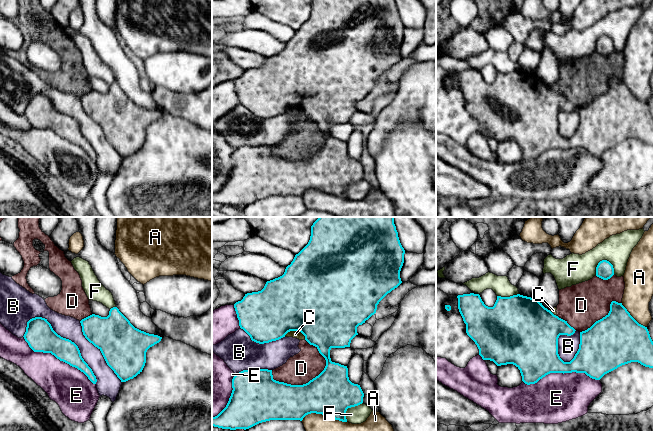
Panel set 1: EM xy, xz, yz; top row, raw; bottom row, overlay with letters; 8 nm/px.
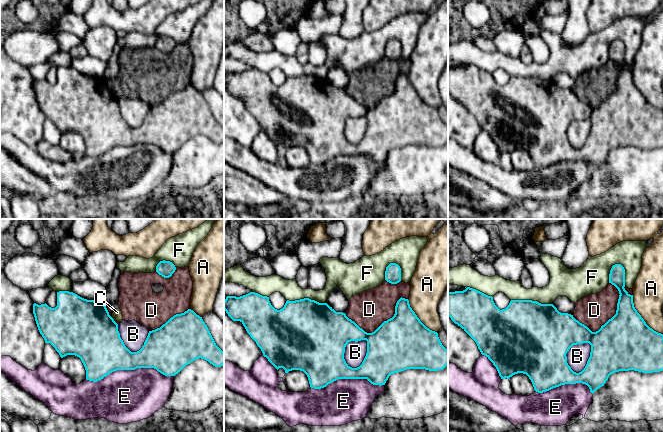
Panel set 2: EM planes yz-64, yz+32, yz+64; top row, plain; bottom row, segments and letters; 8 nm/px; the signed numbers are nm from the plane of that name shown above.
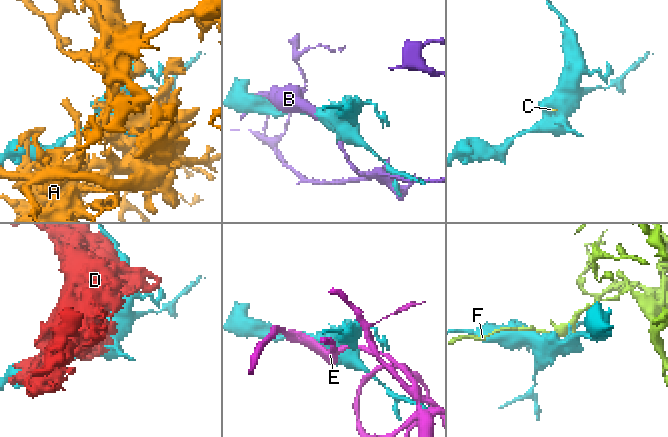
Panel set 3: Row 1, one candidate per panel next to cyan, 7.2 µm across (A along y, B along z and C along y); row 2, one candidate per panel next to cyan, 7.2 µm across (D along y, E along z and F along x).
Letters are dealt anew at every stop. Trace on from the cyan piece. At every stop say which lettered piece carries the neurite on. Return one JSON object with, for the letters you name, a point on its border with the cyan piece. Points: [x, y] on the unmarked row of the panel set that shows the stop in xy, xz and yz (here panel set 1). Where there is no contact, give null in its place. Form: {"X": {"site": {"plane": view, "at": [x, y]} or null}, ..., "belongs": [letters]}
{"belongs": []}

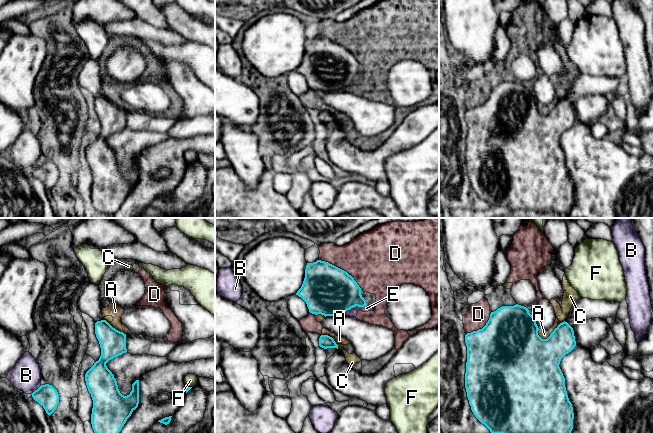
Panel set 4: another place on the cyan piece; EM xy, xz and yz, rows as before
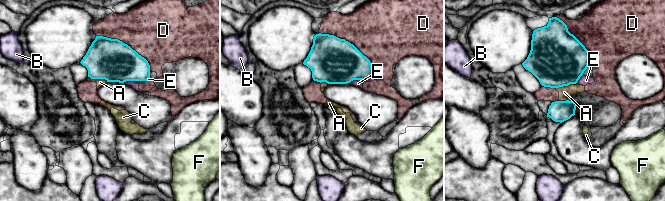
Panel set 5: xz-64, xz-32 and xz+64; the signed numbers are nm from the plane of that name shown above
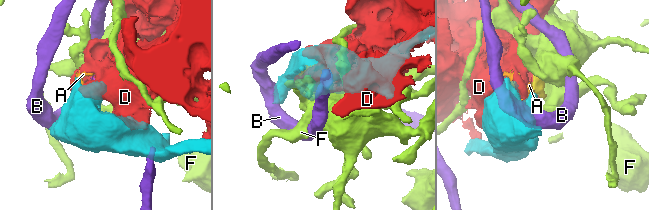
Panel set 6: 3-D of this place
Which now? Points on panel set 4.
{"belongs": []}

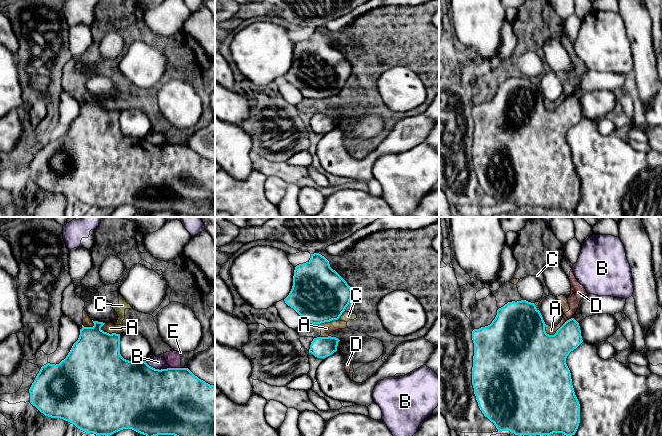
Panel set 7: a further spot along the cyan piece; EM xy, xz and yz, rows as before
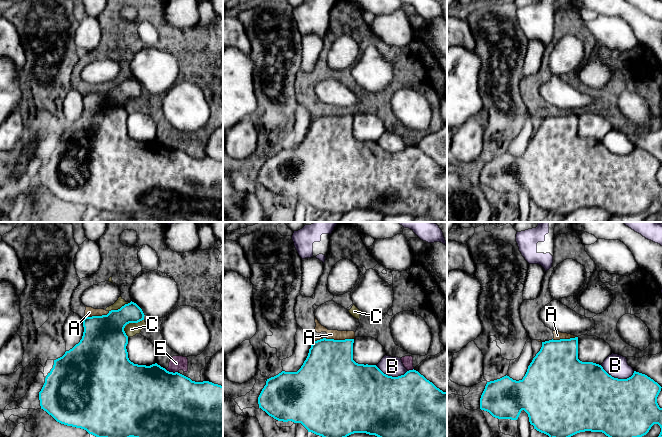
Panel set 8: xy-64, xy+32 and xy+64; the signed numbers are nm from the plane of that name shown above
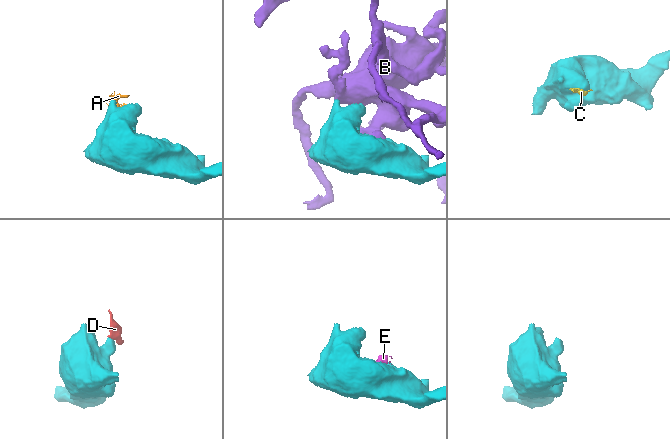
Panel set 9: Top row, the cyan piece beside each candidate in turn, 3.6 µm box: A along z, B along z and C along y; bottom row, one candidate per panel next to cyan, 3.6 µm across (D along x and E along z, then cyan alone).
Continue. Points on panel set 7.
{"belongs": []}

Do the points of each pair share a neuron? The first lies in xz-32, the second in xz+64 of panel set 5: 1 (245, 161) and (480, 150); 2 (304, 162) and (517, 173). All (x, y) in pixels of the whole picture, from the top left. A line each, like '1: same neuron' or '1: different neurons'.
1: same neuron
2: different neurons

